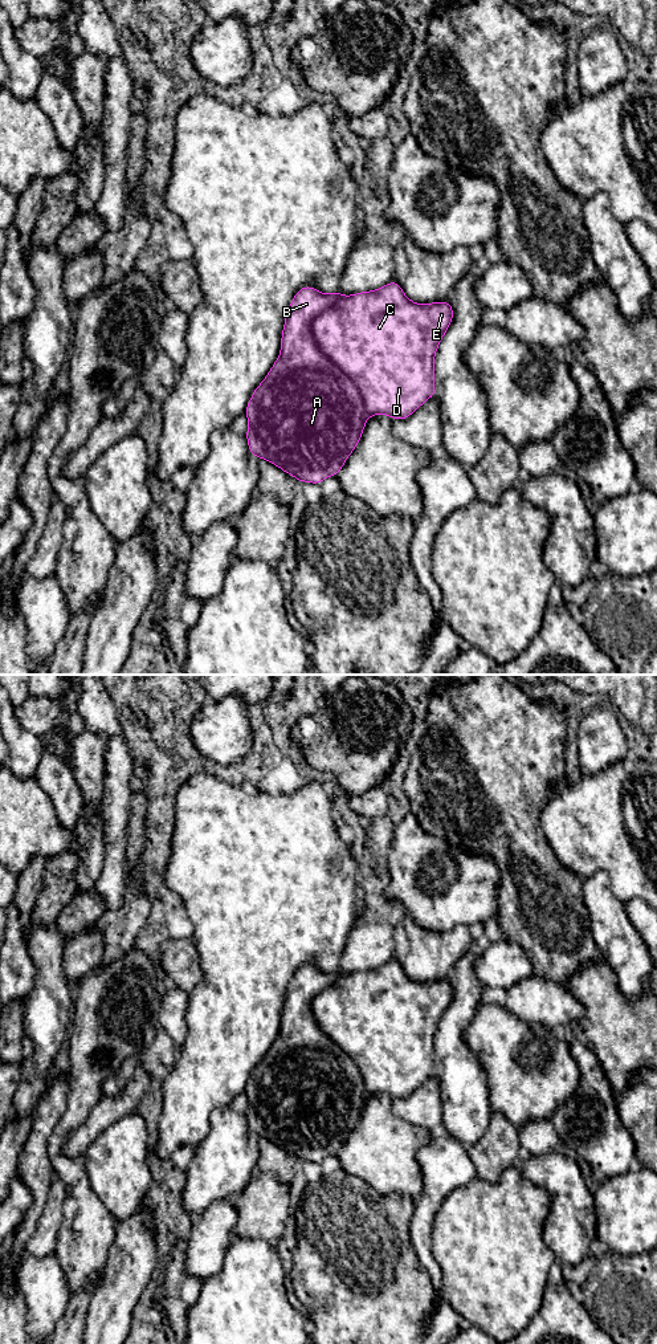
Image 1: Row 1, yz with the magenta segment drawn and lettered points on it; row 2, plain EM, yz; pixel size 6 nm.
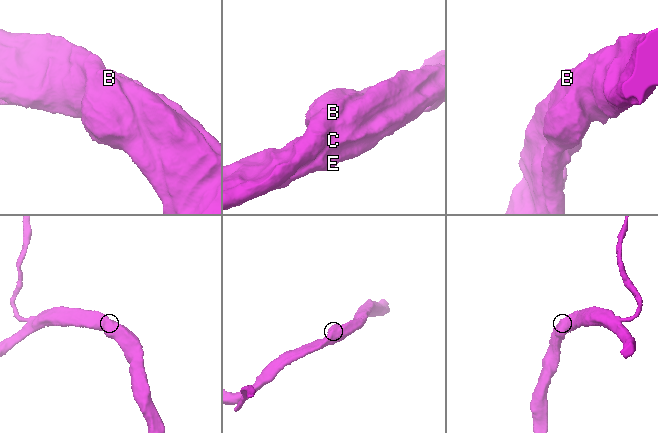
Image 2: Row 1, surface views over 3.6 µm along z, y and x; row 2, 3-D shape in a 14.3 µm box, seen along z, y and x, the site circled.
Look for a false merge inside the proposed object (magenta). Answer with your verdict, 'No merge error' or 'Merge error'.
No merge error

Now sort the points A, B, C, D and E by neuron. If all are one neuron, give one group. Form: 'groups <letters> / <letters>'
groups A B C D E

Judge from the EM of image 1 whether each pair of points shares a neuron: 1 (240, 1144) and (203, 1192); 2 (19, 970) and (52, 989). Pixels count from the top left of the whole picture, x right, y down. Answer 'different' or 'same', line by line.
1: same
2: different

